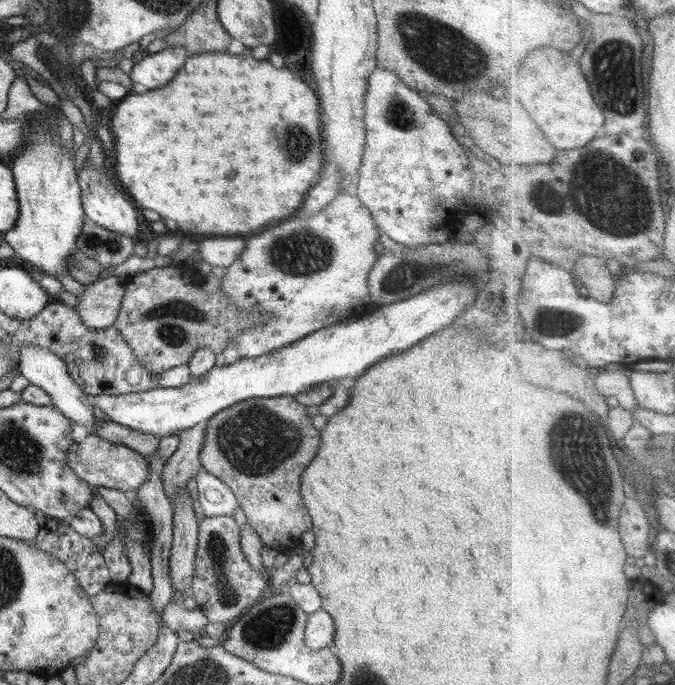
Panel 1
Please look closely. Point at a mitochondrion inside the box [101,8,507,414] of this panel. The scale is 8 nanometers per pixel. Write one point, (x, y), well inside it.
(443, 55)

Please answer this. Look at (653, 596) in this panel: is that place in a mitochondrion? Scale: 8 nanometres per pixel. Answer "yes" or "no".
no

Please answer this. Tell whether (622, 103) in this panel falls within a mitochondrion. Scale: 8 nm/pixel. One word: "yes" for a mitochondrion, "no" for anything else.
yes

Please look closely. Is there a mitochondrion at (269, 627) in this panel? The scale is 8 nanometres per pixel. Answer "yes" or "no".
yes

